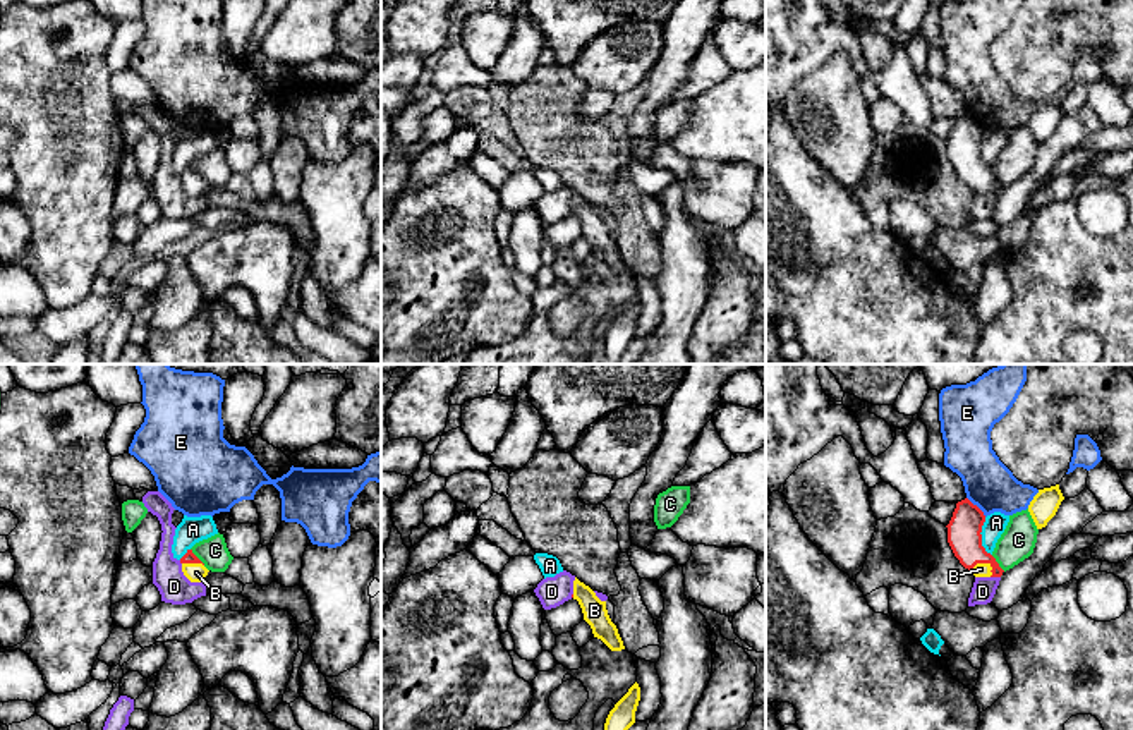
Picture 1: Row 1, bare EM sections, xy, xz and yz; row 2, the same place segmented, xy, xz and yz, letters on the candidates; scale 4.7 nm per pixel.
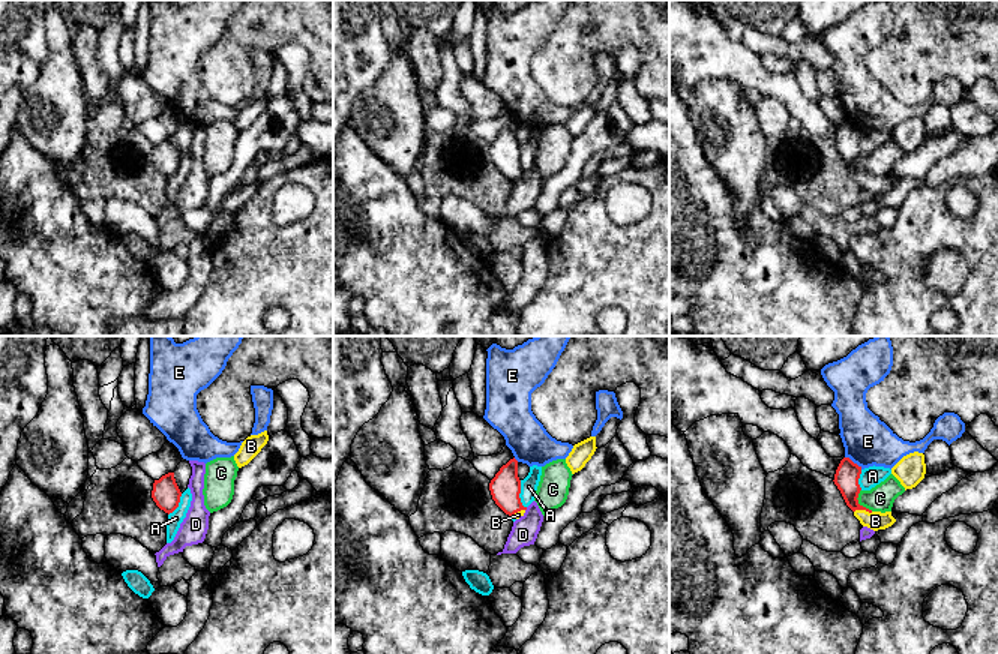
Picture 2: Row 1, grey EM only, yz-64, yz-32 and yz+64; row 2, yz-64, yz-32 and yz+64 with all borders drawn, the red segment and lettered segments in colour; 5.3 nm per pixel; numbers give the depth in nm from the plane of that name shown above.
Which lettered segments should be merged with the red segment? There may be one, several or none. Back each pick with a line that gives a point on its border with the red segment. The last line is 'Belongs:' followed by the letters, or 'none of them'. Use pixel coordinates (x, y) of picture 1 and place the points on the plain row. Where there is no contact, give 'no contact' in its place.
B: meets red in yz at (981, 177)
Belongs: B

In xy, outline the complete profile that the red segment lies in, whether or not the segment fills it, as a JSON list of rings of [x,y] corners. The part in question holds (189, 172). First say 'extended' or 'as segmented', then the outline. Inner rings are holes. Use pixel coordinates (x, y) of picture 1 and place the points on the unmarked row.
extended; [[[187,165],[187,168],[180,173],[182,187],[191,198],[203,198],[208,191],[208,184],[203,180],[203,177],[192,168],[192,165]]]

